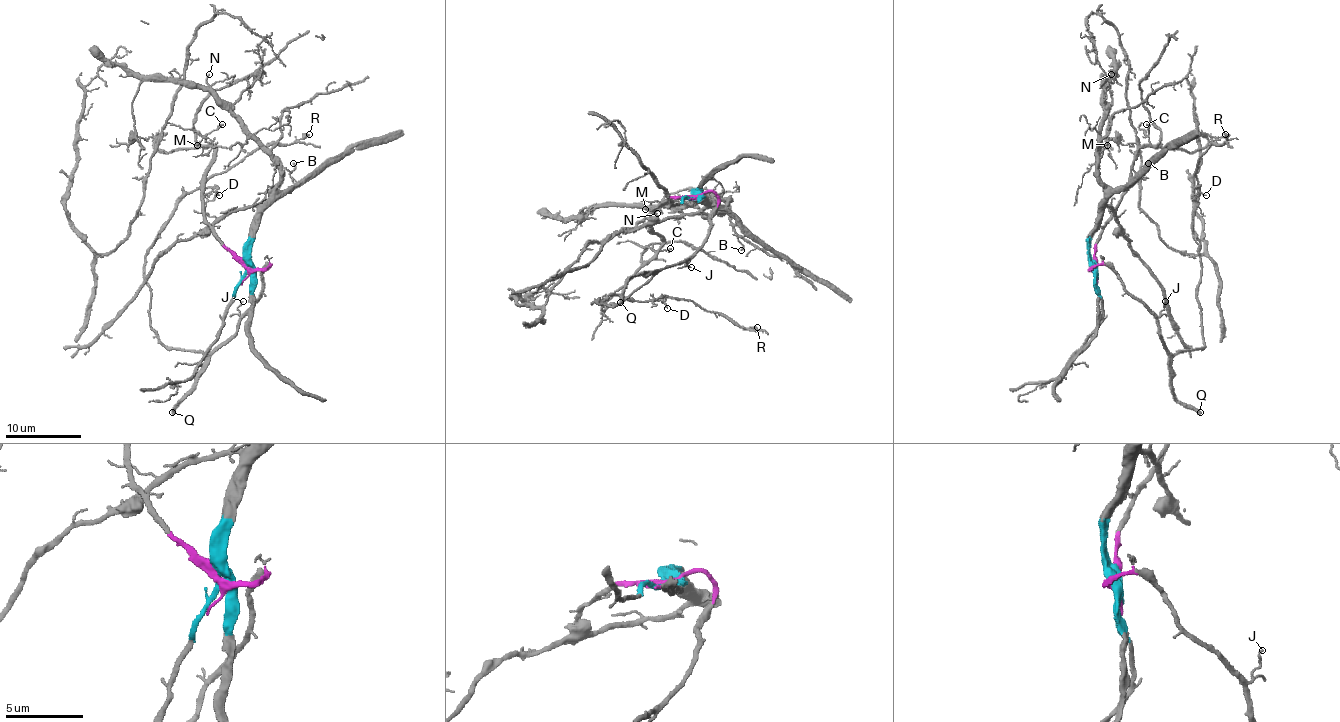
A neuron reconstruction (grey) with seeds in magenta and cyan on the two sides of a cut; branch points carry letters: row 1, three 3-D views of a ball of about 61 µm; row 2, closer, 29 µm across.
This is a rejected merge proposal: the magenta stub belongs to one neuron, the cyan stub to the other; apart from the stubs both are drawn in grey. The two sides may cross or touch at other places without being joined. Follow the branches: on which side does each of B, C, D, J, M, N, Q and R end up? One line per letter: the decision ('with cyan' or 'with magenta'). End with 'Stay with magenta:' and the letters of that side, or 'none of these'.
B: with cyan
C: with magenta
D: with magenta
J: with magenta
M: with cyan
N: with cyan
Q: with magenta
R: with magenta
Stay with magenta: C, D, J, Q, R

